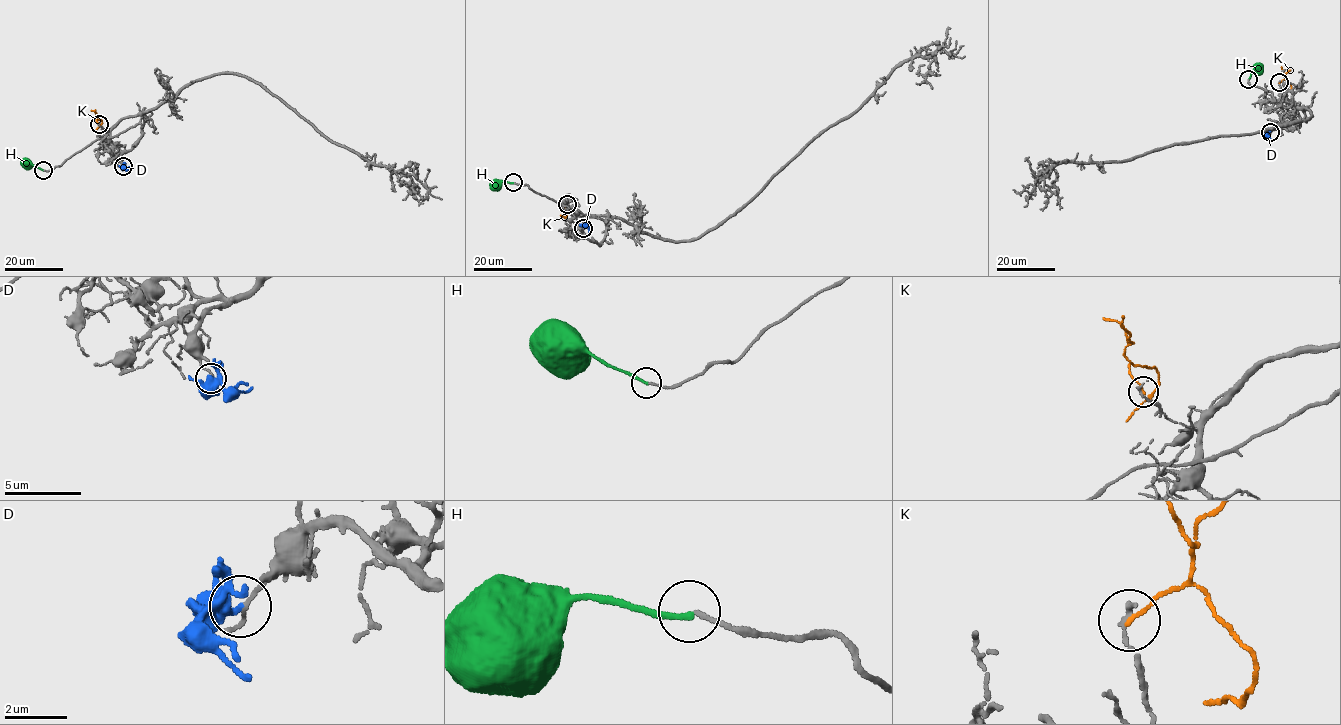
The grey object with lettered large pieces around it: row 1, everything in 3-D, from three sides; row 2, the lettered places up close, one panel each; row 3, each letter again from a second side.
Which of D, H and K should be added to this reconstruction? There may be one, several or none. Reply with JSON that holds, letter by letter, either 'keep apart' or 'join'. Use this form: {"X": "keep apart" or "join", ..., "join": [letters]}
{"D": "keep apart", "H": "keep apart", "K": "keep apart", "join": []}

